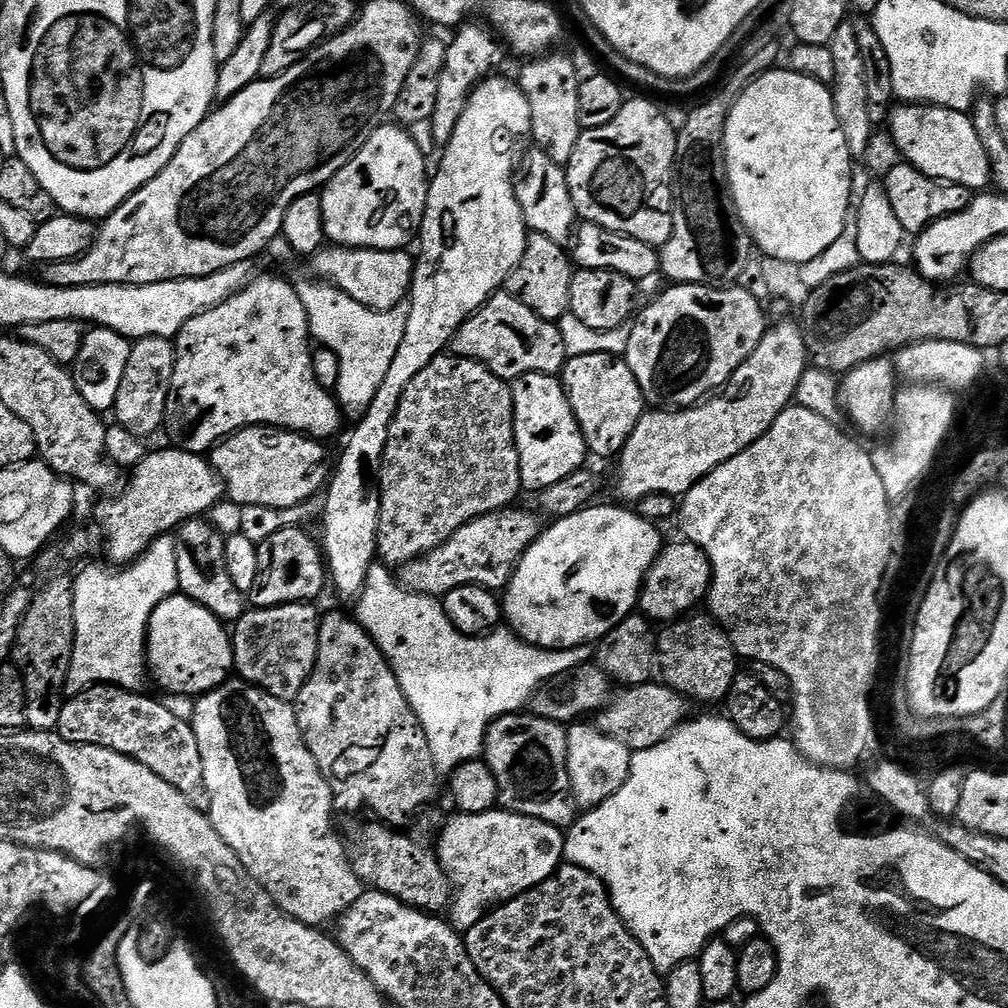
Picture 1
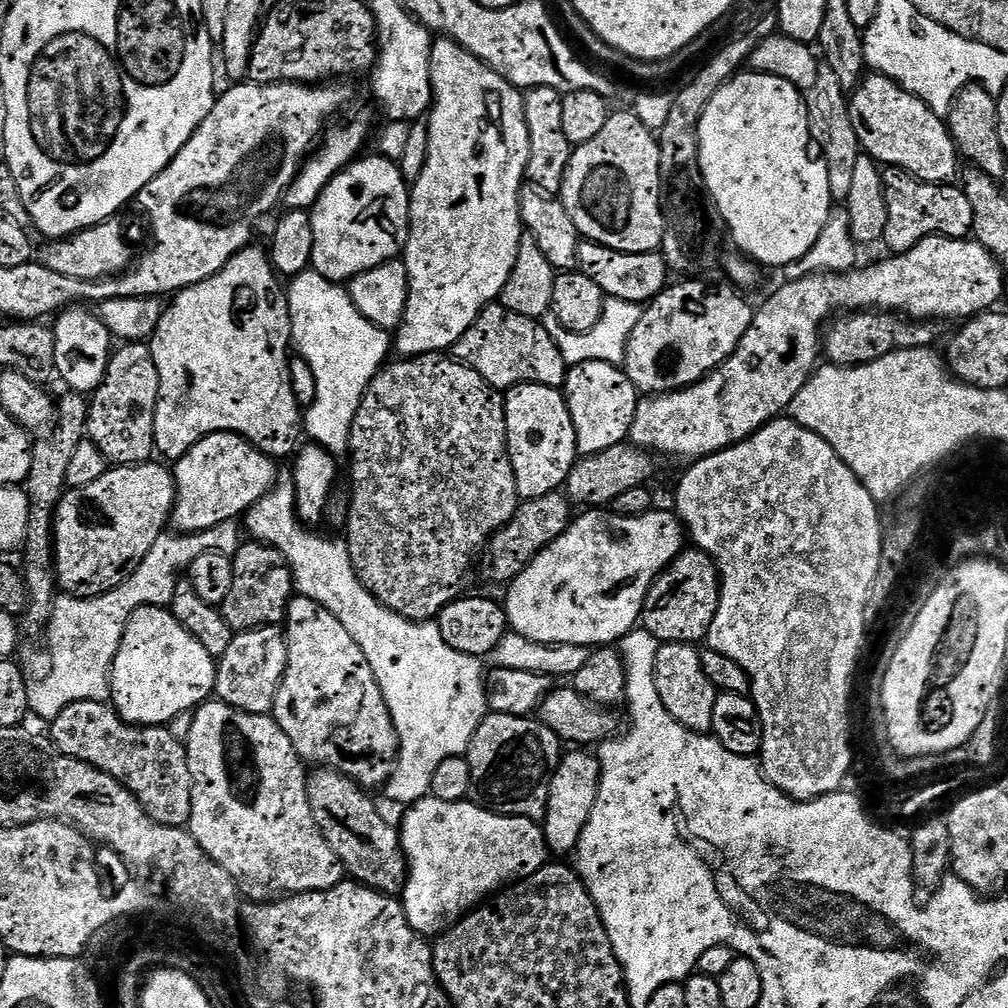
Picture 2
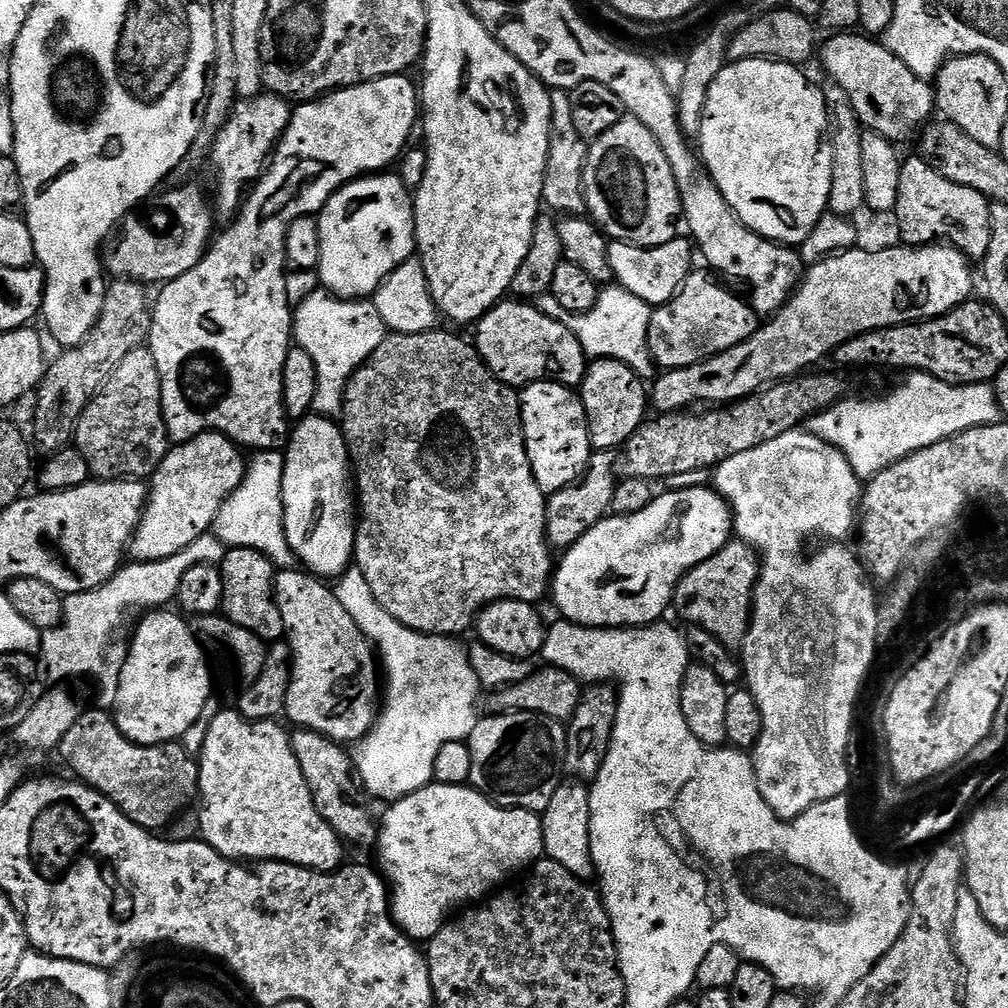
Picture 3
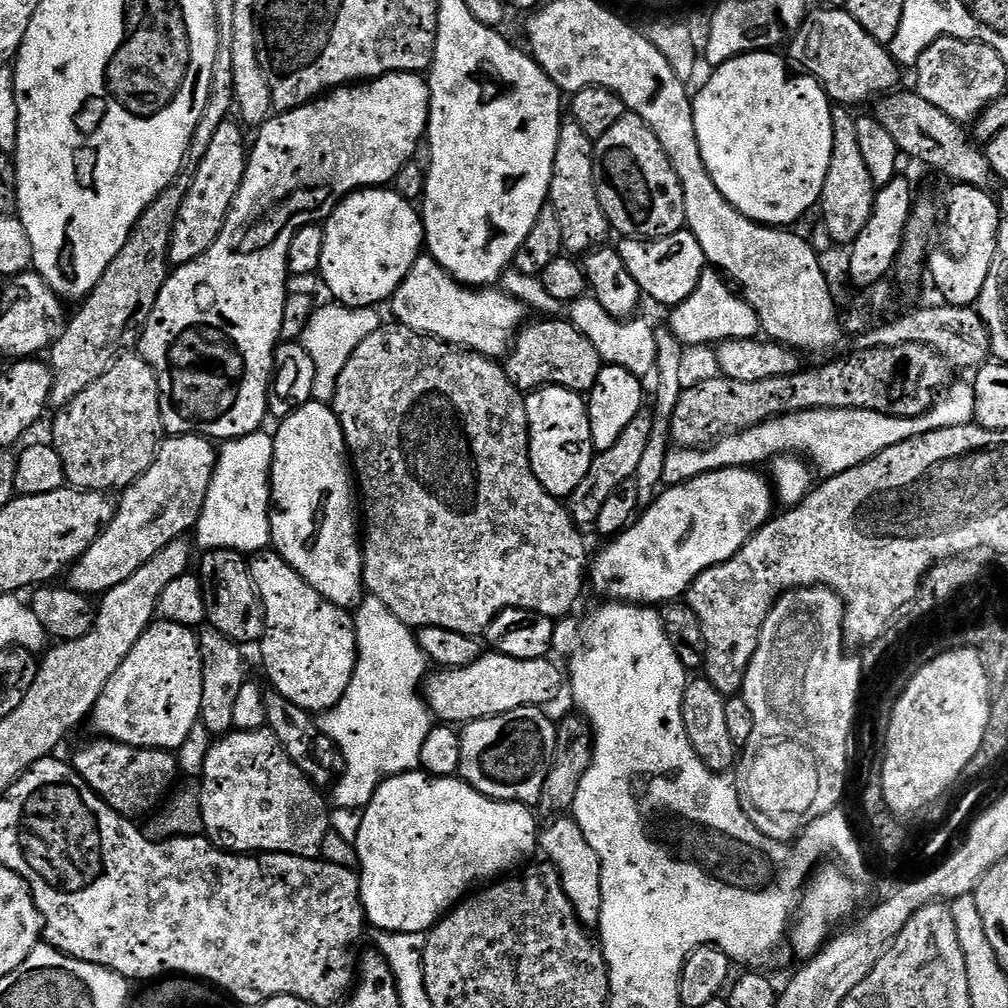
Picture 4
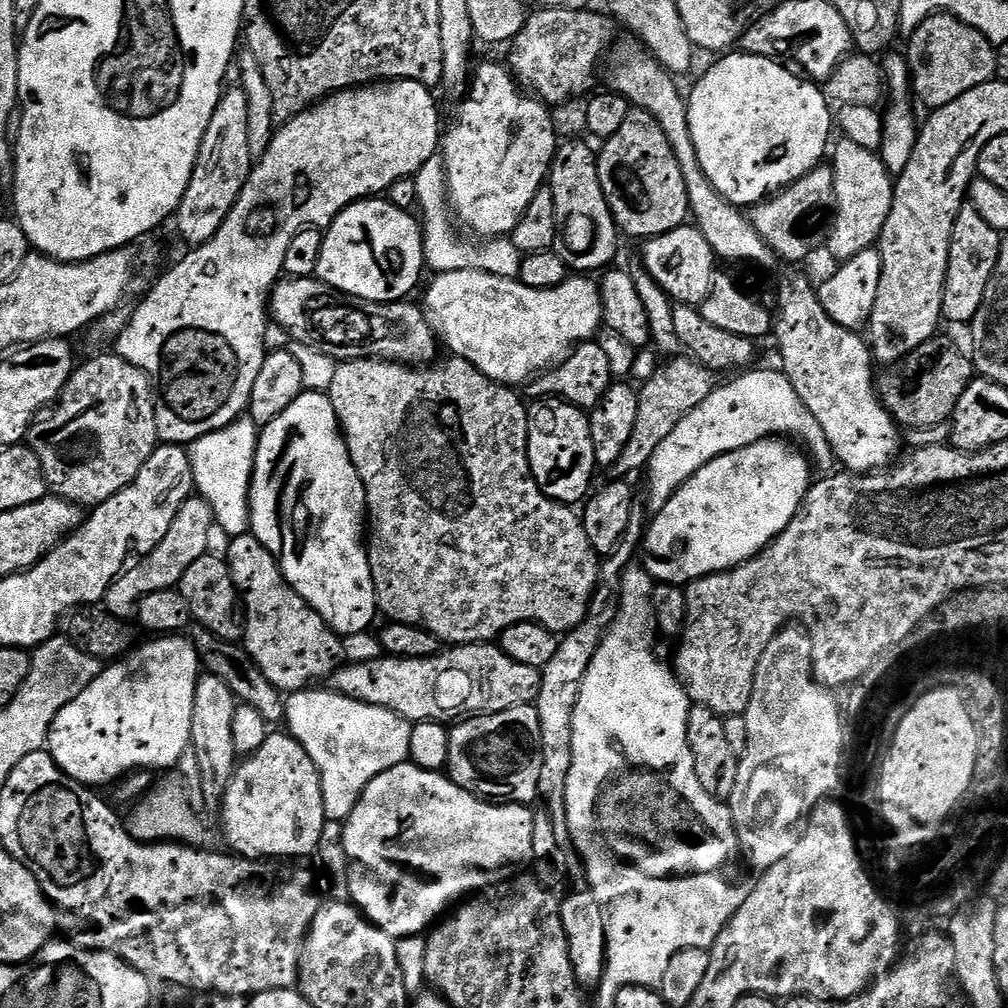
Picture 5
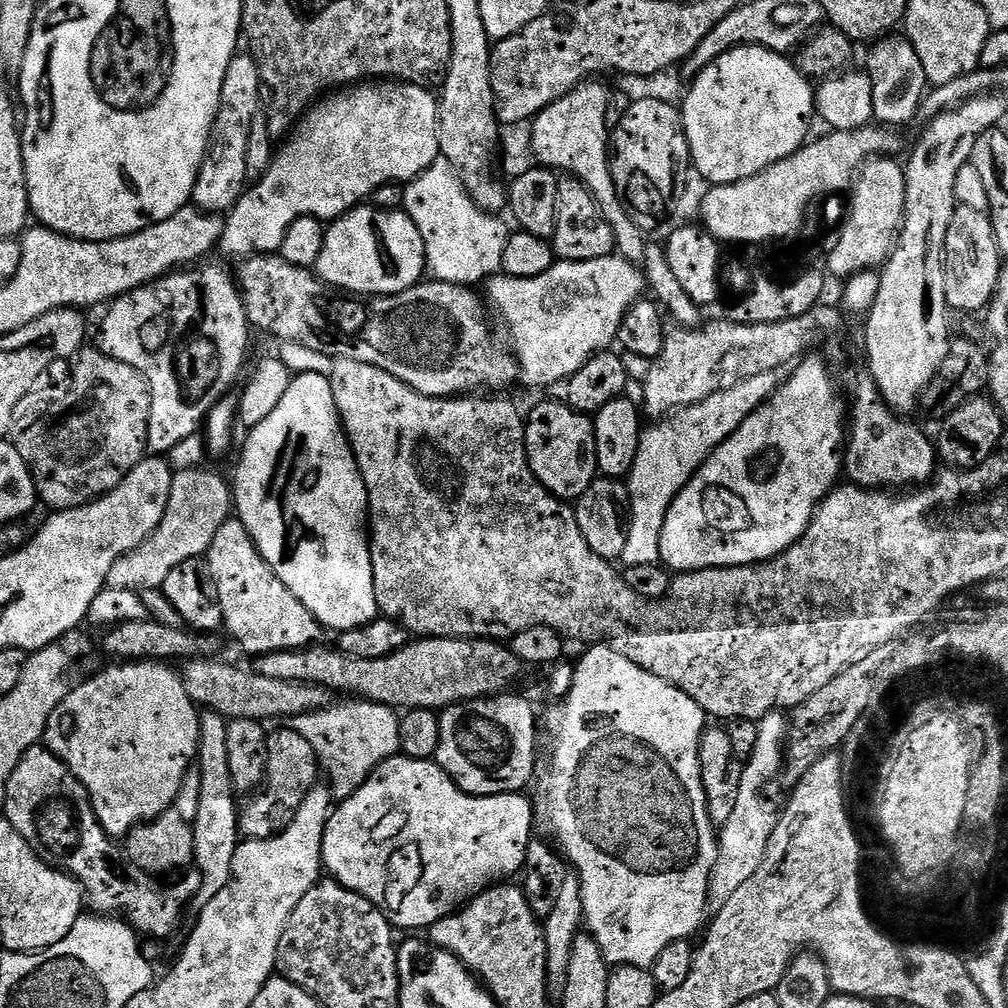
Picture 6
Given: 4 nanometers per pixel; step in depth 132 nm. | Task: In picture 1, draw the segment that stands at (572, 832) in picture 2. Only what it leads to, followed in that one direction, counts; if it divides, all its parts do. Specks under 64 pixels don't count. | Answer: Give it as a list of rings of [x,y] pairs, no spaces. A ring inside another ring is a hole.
[[[592,722],[573,723],[567,732],[568,784],[580,810],[591,810],[606,802],[606,798],[610,798],[628,781],[633,751],[618,742],[618,738],[607,736]]]

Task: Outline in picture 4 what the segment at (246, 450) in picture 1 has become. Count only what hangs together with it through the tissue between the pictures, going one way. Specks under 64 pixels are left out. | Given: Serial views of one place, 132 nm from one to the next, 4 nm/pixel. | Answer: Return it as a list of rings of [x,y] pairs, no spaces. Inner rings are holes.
[[[178,436],[165,439],[156,454],[156,461],[133,484],[129,484],[127,488],[123,489],[121,496],[124,497],[121,498],[120,504],[118,500],[115,505],[112,521],[108,527],[88,547],[86,554],[82,554],[80,559],[68,569],[67,587],[89,598],[99,597],[101,594],[109,592],[114,586],[124,584],[126,578],[130,578],[130,574],[134,574],[134,570],[138,570],[146,562],[150,562],[150,558],[157,556],[171,540],[183,537],[187,528],[188,531],[195,529],[199,516],[202,514],[203,503],[206,502],[207,491],[210,489],[217,455],[217,445],[207,436]]]

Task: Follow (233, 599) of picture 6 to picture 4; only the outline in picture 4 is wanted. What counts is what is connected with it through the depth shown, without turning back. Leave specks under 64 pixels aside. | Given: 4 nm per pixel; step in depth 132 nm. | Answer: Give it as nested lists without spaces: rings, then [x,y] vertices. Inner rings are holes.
[[[275,550],[255,553],[248,560],[248,569],[256,595],[264,608],[264,637],[258,642],[260,656],[264,659],[264,672],[271,687],[282,698],[302,706],[302,710],[323,714],[331,710],[346,694],[356,669],[356,626],[353,617],[345,609],[334,606],[314,586],[310,586]]]

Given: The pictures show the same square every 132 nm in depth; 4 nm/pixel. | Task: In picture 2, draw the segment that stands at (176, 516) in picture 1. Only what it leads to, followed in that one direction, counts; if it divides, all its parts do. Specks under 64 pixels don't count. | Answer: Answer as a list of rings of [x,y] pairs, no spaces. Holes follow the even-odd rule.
[[[156,463],[112,466],[98,482],[65,491],[54,511],[55,573],[65,593],[85,598],[118,587],[139,567],[155,540],[169,527],[178,499],[178,481],[171,467]]]

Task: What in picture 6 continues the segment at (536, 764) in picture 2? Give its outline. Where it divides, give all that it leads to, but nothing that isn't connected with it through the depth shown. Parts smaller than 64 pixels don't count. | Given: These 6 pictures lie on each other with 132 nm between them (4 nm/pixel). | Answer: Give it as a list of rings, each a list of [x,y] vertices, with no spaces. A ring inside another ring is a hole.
[[[497,694],[483,700],[451,704],[439,713],[440,737],[435,763],[468,796],[523,793],[536,772],[536,712],[528,700],[513,694]]]

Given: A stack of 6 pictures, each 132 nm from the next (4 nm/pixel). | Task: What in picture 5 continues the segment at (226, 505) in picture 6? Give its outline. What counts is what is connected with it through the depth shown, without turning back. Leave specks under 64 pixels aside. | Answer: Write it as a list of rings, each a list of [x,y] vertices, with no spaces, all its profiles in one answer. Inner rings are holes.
[[[199,494],[189,496],[188,501],[178,510],[170,530],[166,530],[166,538],[154,546],[154,550],[143,553],[136,565],[125,567],[117,576],[116,581],[108,588],[106,607],[113,616],[128,618],[135,613],[136,606],[141,596],[154,594],[158,590],[176,588],[182,574],[190,570],[190,562],[198,562],[198,558],[209,555],[208,543],[212,540],[214,519],[211,506]],[[133,567],[133,568],[132,568]]]

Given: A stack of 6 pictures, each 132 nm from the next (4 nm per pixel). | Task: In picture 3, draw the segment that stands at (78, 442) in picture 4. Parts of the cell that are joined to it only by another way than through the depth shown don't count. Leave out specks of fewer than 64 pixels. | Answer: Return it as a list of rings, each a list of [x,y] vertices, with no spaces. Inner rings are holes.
[[[146,346],[130,350],[86,406],[76,423],[74,446],[86,458],[89,473],[96,480],[138,480],[151,477],[170,451],[168,427],[164,425],[162,386],[154,354]]]

